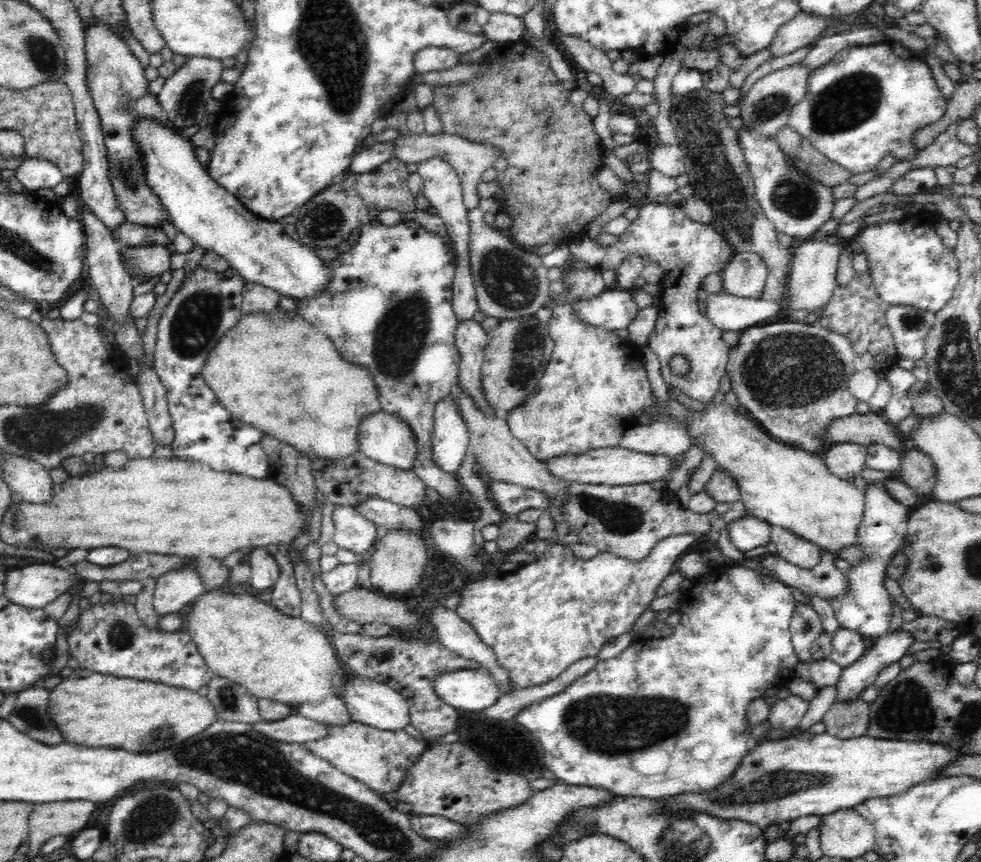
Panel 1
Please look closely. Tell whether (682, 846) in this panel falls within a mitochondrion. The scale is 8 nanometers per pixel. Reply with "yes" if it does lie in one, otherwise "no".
yes

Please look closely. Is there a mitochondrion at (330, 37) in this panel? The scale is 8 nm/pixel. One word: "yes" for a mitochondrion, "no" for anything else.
yes

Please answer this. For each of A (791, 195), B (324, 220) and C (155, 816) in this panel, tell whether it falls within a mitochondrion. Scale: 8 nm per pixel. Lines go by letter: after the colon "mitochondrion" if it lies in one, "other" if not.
A: mitochondrion
B: mitochondrion
C: mitochondrion

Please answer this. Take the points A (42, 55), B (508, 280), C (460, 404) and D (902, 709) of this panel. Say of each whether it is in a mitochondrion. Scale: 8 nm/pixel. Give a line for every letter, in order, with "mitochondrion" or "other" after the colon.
A: mitochondrion
B: mitochondrion
C: other
D: mitochondrion

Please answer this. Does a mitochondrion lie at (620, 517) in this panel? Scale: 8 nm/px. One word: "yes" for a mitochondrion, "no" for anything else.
yes

